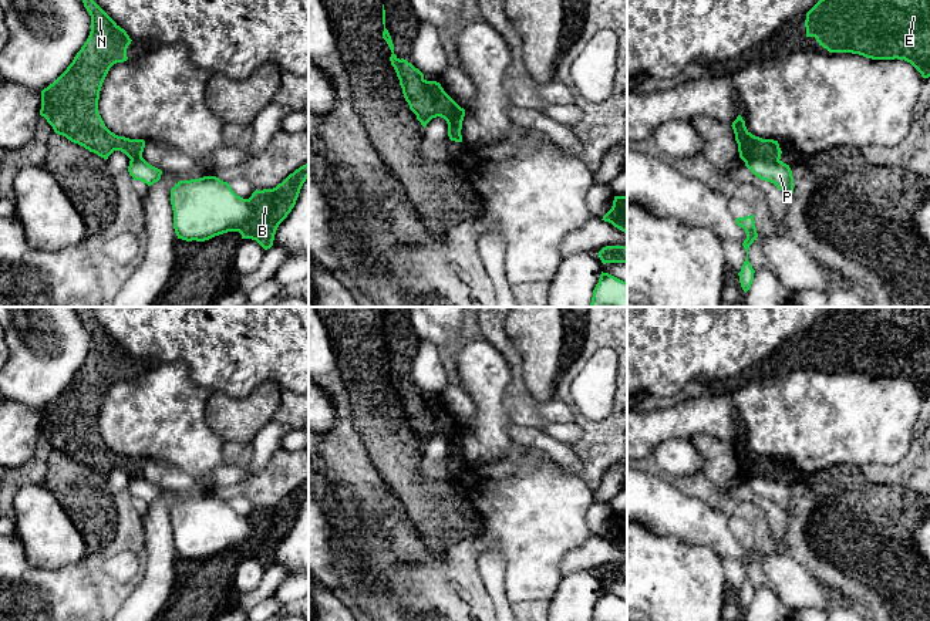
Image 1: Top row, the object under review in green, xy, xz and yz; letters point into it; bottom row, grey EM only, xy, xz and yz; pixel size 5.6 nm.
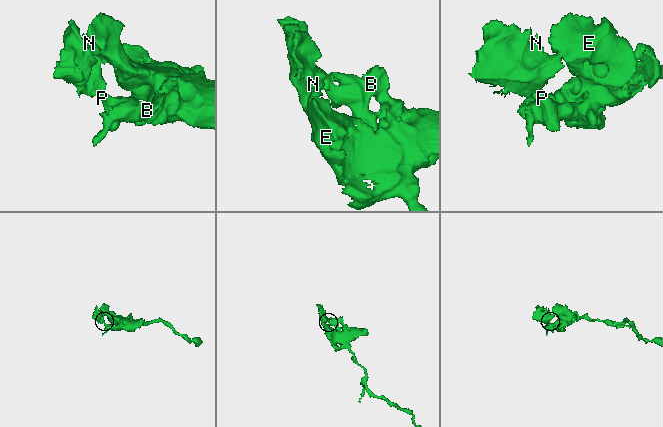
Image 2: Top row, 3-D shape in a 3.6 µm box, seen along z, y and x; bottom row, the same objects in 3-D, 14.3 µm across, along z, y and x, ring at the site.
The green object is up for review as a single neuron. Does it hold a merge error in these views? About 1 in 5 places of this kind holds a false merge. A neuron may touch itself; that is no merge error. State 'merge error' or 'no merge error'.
merge error

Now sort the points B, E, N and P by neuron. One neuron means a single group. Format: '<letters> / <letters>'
B E N / P

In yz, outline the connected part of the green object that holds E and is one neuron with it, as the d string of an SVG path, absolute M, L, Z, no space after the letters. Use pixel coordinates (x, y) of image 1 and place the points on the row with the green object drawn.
M819 0L805 27L829 53L904 60L930 77L930 0Z

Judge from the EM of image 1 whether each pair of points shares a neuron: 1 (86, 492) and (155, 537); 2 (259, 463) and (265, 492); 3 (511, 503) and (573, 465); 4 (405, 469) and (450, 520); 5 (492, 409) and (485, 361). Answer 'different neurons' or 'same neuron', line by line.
1: different neurons
2: different neurons
3: different neurons
4: same neuron
5: same neuron

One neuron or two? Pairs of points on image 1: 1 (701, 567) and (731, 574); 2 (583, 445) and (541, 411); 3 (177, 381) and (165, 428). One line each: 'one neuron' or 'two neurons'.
1: two neurons
2: two neurons
3: one neuron

